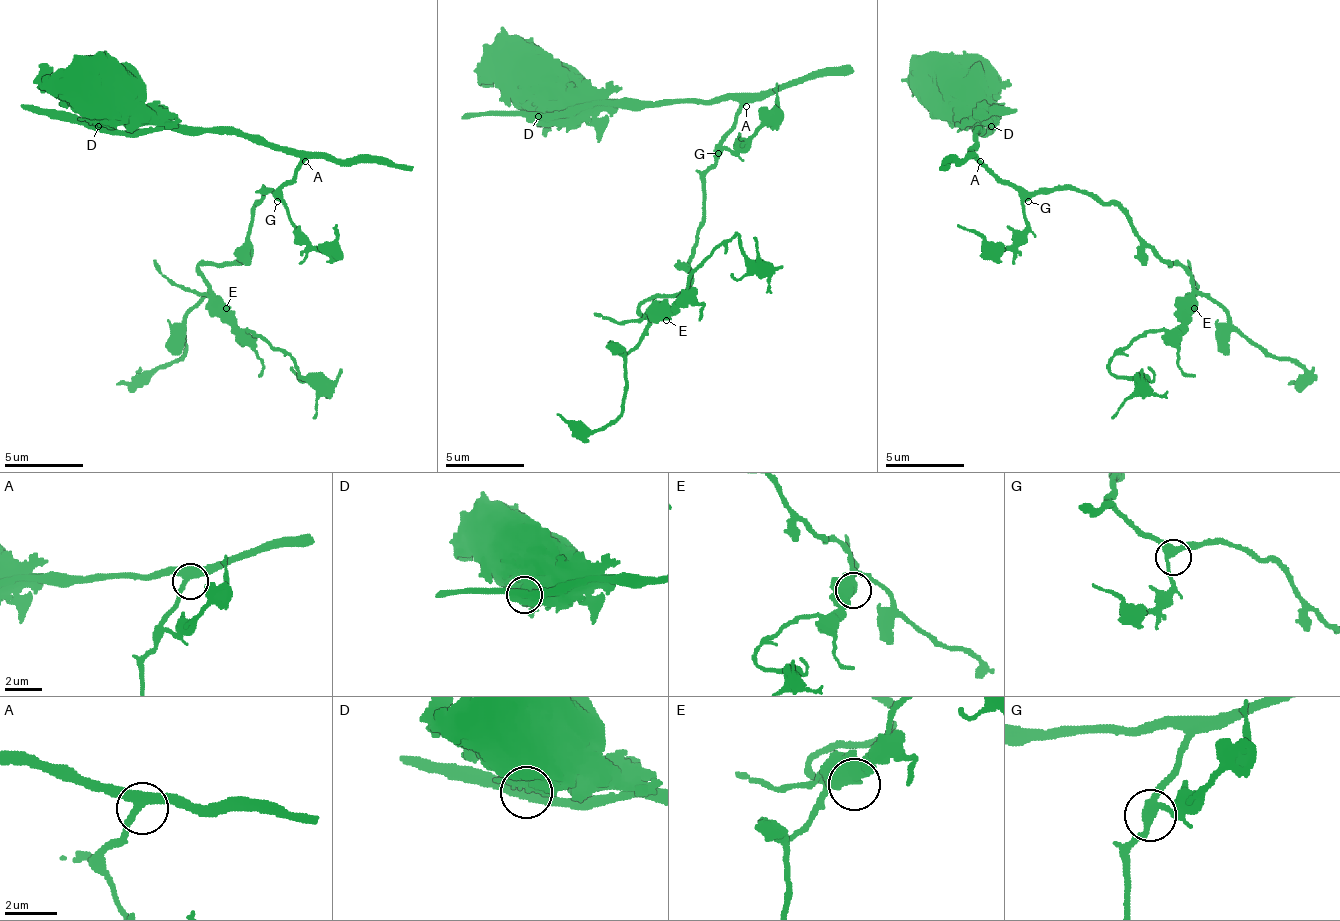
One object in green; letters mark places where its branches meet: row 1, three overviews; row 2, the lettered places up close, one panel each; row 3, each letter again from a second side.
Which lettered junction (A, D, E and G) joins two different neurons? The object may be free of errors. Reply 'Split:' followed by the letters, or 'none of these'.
Split: D

